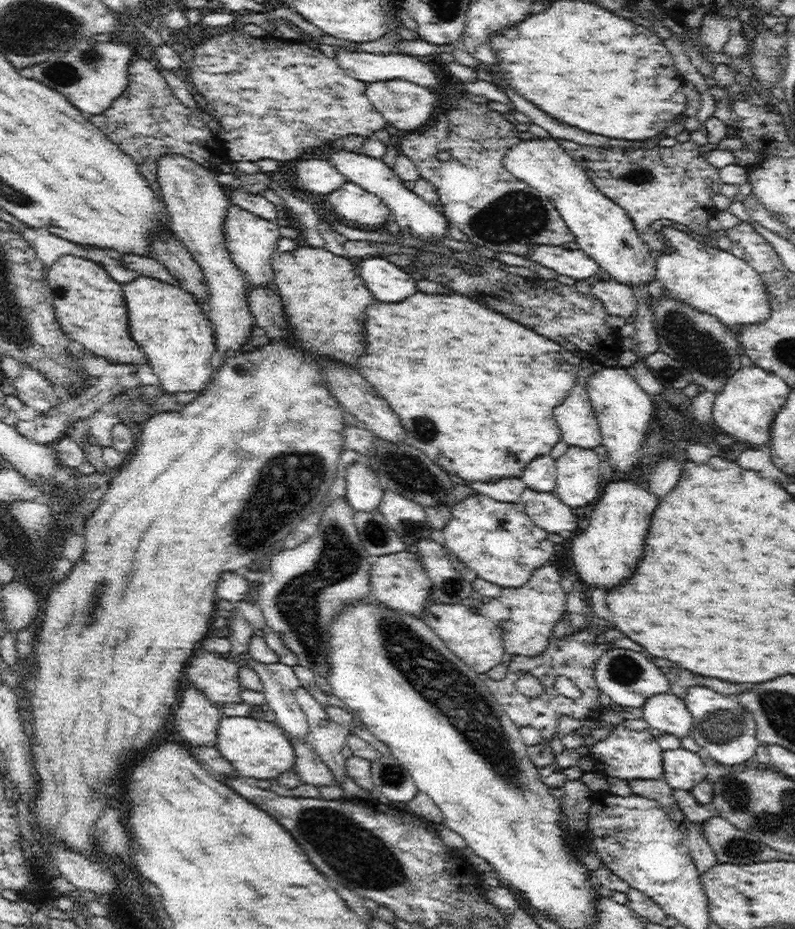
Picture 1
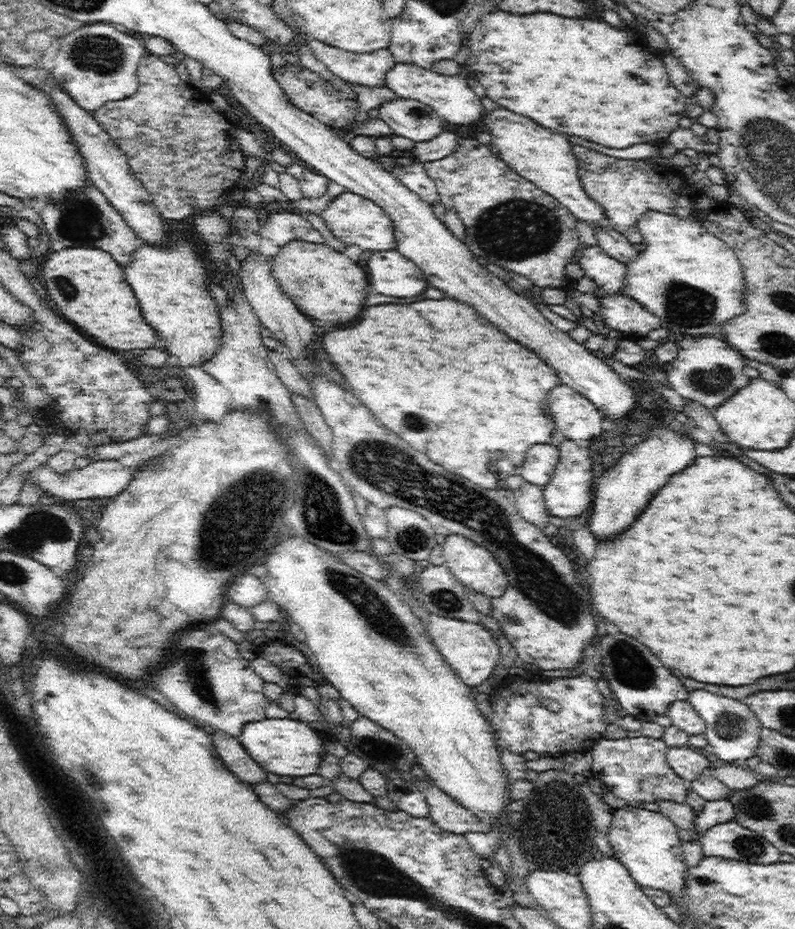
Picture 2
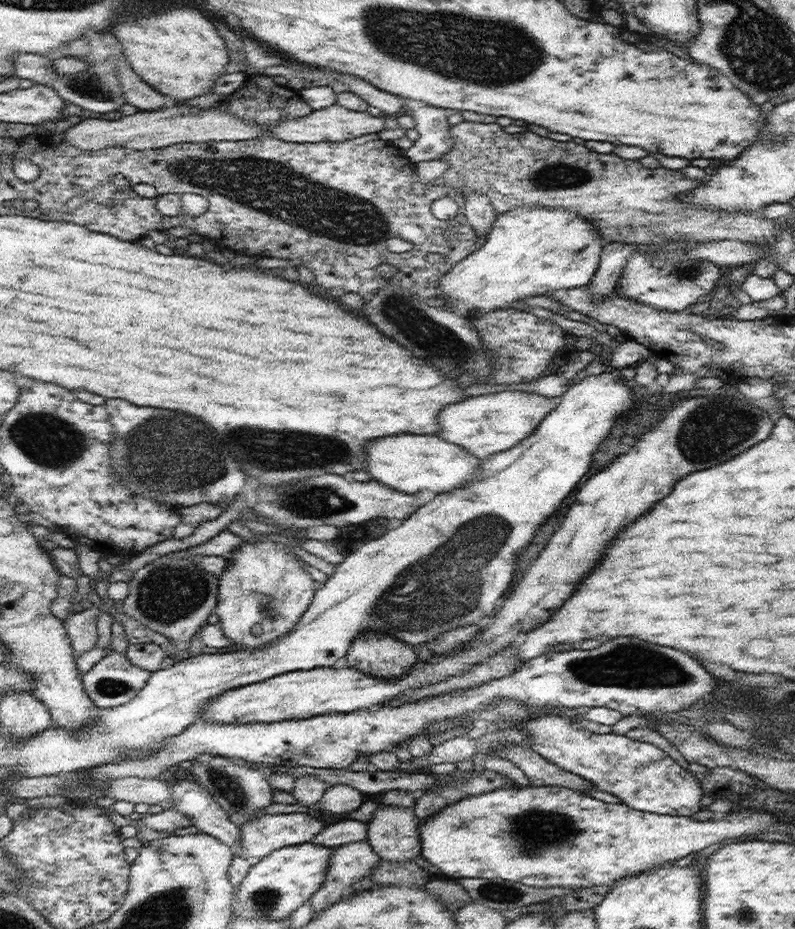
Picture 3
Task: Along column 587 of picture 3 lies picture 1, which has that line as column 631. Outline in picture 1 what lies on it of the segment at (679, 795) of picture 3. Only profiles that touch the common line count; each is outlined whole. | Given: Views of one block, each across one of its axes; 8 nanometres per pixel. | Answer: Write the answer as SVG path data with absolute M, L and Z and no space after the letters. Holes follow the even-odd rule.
M624 724L611 726L607 738L597 741L590 748L591 758L598 760L594 770L605 777L611 776L626 780L632 779L662 779L663 774L663 752L657 738L645 730L630 730Z

